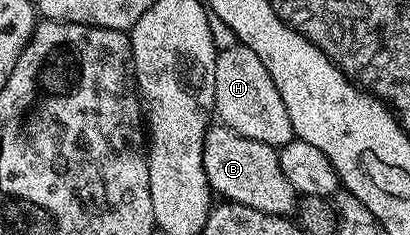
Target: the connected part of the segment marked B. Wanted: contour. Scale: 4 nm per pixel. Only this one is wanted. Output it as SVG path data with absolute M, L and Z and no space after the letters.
M210 124L205 132L203 167L210 190L225 201L238 201L240 205L255 207L255 211L270 213L276 217L292 214L299 205L299 194L280 169L278 150L267 143L247 139L226 125Z

